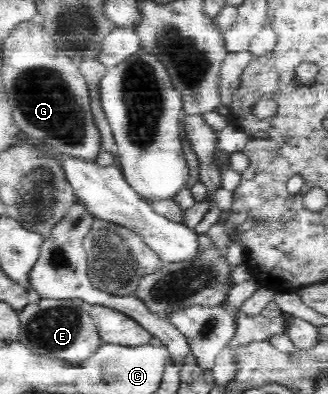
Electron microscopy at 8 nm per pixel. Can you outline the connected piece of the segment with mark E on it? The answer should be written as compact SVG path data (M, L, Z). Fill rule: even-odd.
M33 298L19 310L19 331L16 341L32 354L66 363L84 363L103 346L94 318L73 298Z

